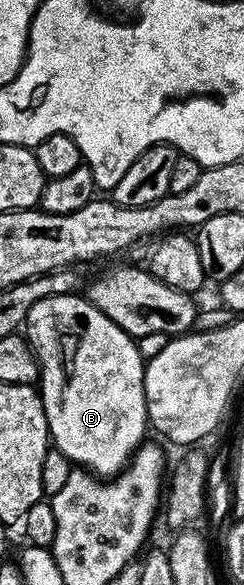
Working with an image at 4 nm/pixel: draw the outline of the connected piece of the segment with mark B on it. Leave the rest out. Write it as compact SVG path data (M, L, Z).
M79 294L55 295L38 301L38 305L30 309L23 330L40 361L38 390L55 450L57 447L72 465L83 465L104 477L123 471L137 447L145 442L144 430L147 432L150 427L144 392L146 359L136 348L137 340Z

